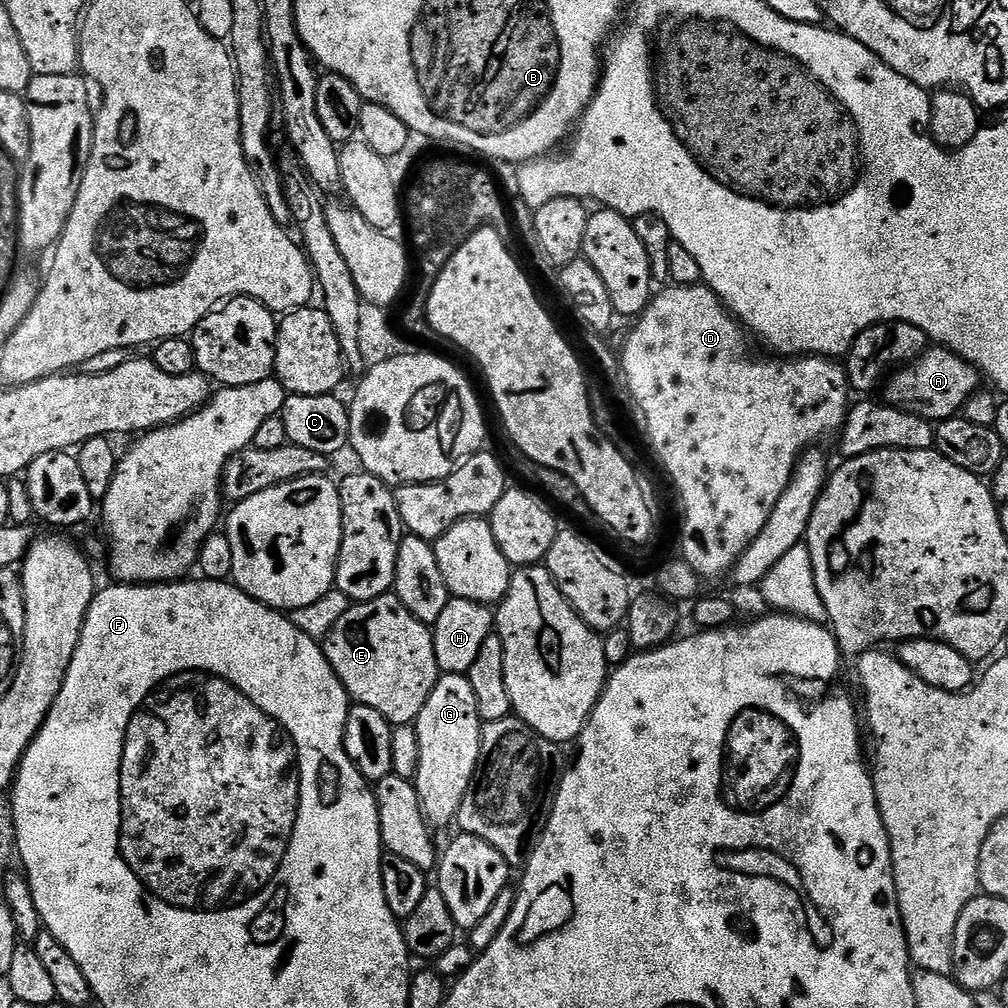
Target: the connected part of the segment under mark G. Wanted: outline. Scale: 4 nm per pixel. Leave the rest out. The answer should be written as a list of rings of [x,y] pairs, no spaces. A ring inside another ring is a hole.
[[[441,675],[430,698],[426,698],[426,706],[422,706],[422,714],[418,714],[415,725],[418,734],[416,793],[424,817],[433,829],[439,830],[455,821],[458,806],[462,806],[462,798],[472,785],[472,775],[480,757],[482,721],[467,675]]]

